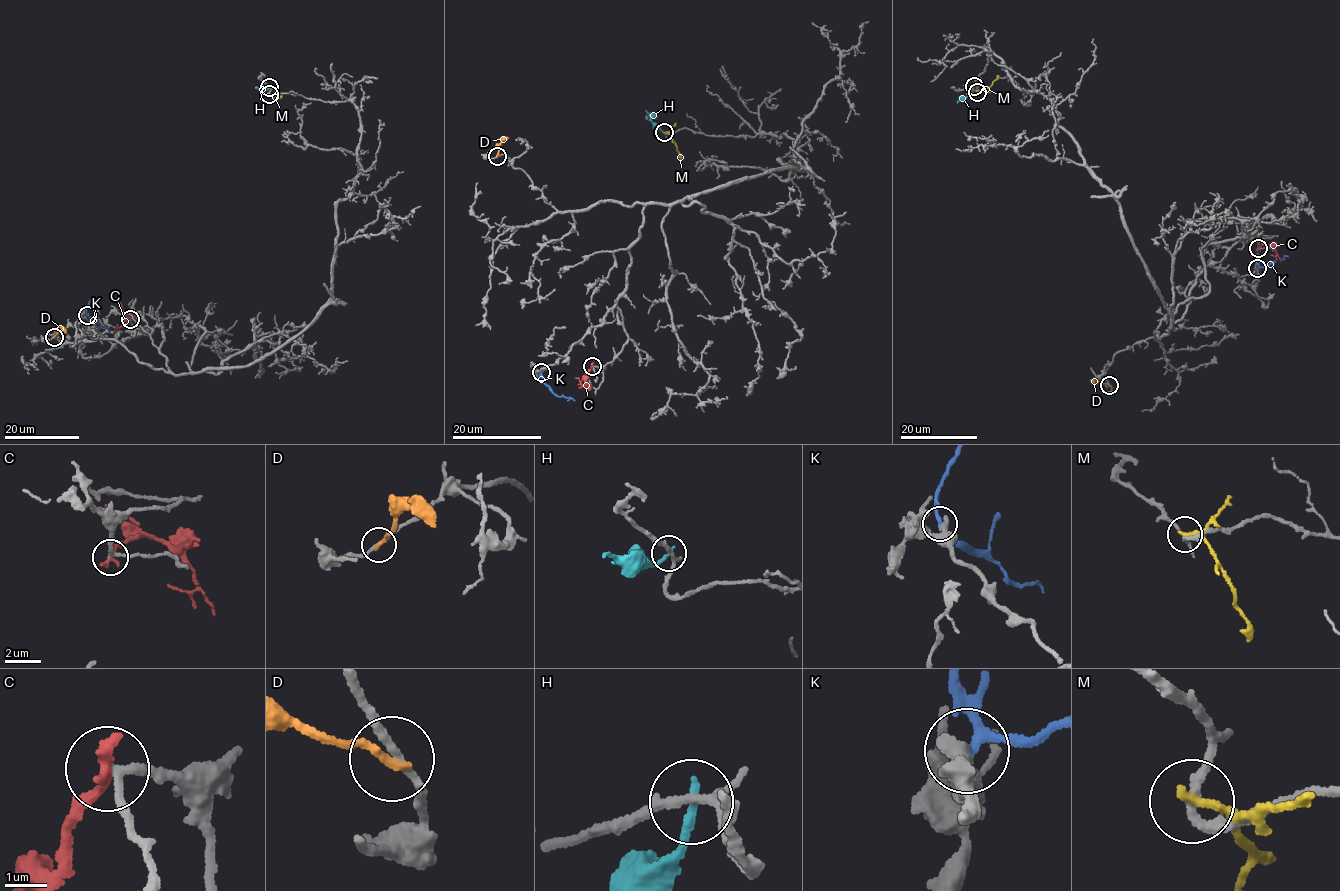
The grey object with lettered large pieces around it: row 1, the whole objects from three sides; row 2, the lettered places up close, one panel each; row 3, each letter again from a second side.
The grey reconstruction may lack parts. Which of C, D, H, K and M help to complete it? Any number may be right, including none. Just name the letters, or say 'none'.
none

